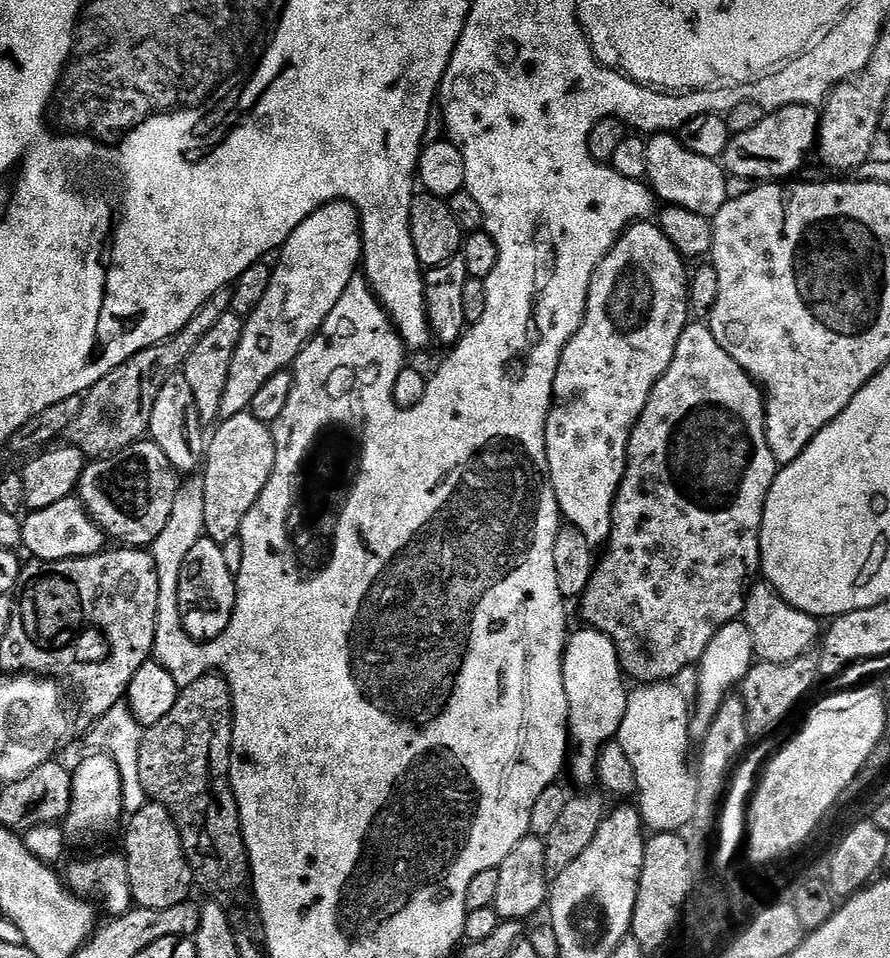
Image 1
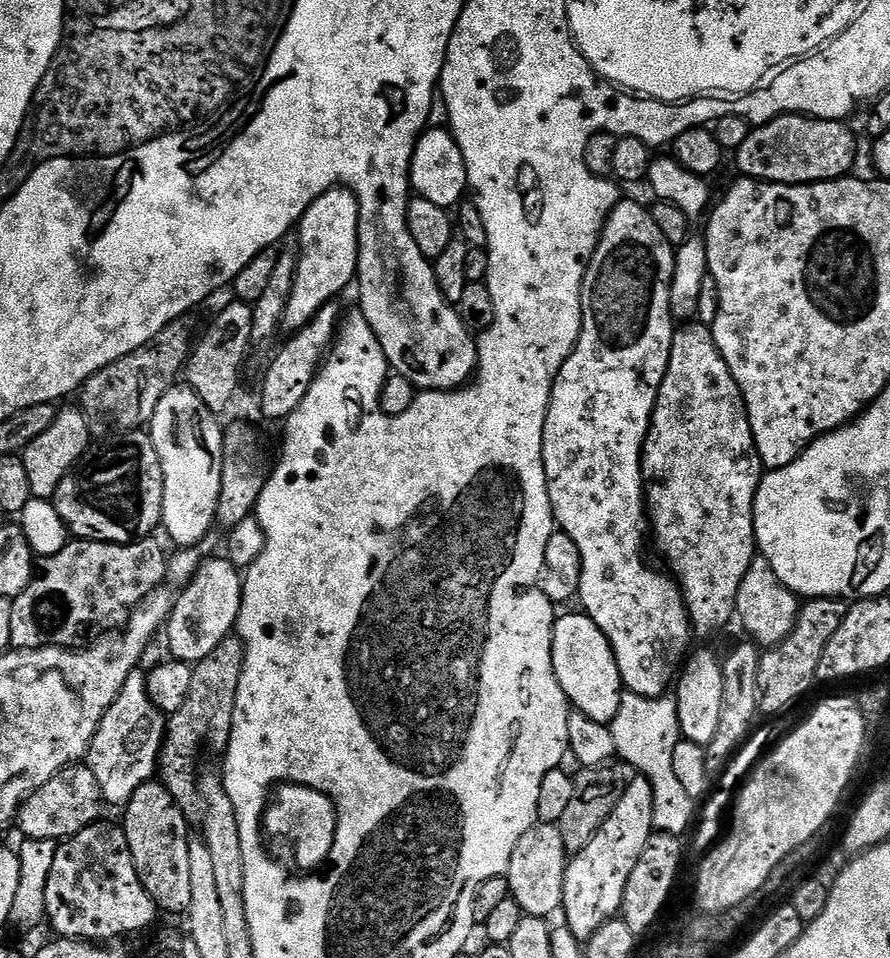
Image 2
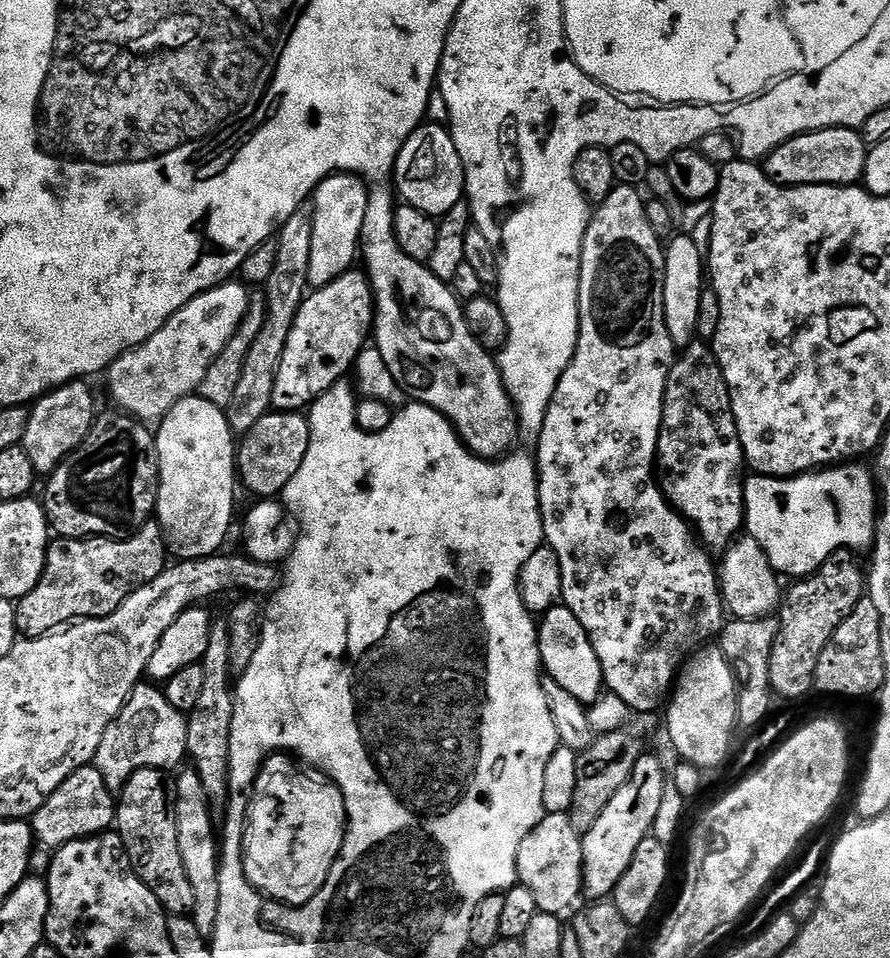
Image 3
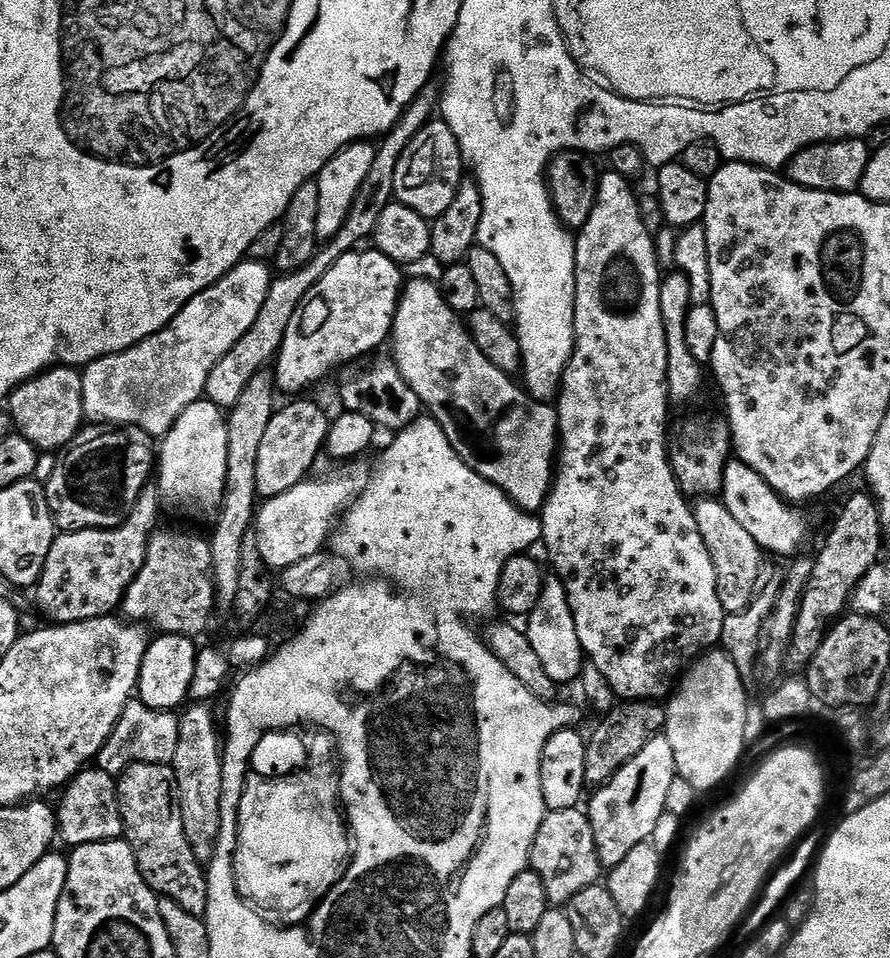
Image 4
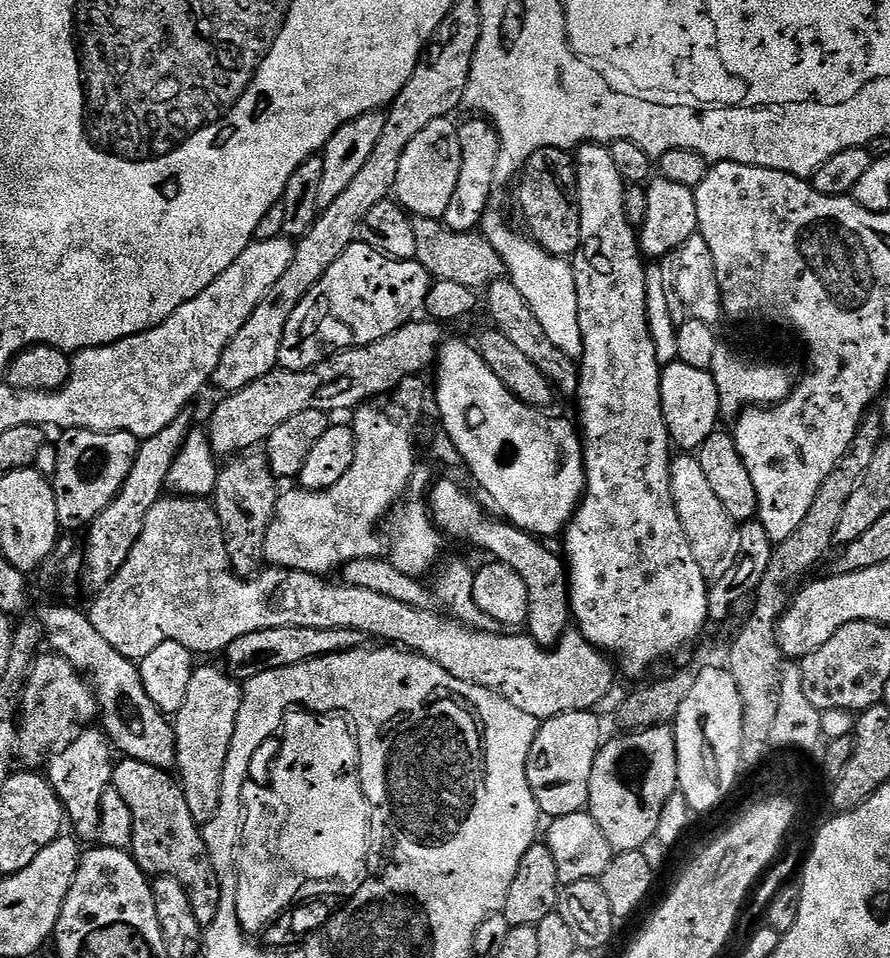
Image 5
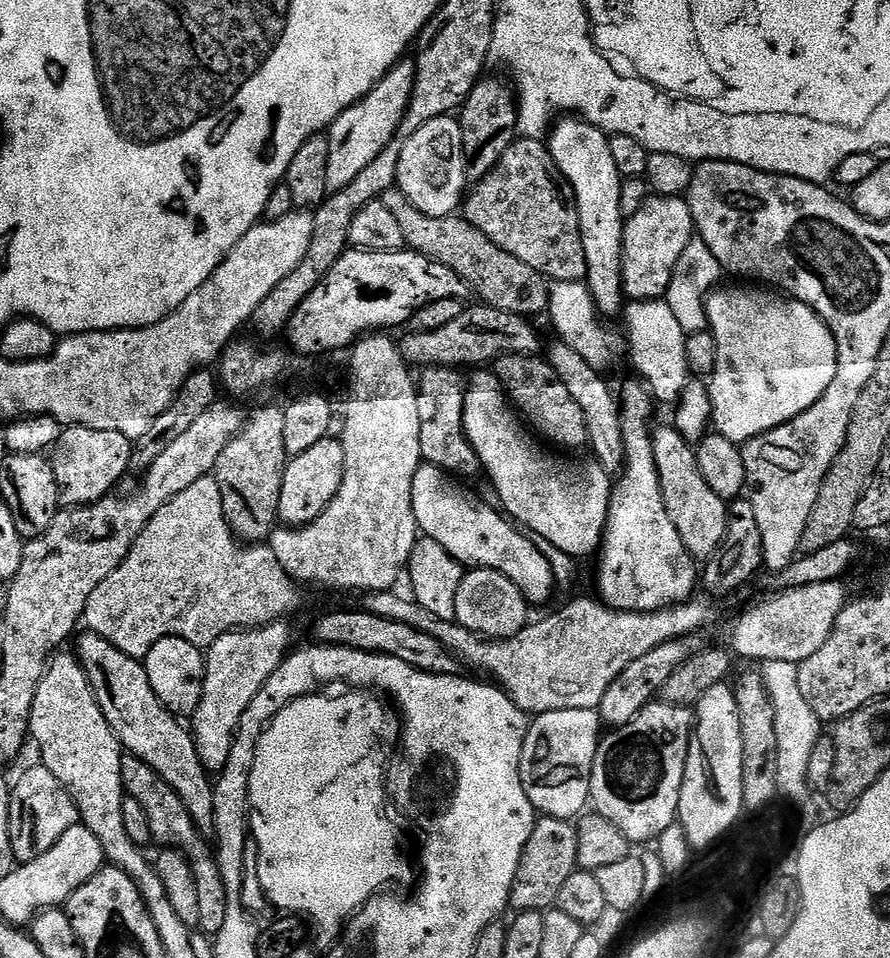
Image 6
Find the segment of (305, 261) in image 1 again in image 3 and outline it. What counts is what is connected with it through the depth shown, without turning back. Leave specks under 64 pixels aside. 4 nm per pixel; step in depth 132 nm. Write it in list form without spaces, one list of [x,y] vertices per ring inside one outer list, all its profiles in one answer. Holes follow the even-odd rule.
[[[333,174],[316,187],[314,193],[314,242],[310,246],[308,283],[313,289],[324,288],[334,278],[349,271],[358,260],[362,222],[368,209],[368,189],[359,176]]]

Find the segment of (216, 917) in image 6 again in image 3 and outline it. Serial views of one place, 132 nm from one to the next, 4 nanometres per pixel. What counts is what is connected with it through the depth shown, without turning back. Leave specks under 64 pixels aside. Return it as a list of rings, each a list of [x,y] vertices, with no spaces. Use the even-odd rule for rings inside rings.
[[[162,768],[138,770],[118,793],[115,831],[124,844],[132,870],[158,898],[168,916],[191,916],[194,910],[194,889],[182,866],[178,851],[178,822],[176,821],[176,785],[173,777]]]

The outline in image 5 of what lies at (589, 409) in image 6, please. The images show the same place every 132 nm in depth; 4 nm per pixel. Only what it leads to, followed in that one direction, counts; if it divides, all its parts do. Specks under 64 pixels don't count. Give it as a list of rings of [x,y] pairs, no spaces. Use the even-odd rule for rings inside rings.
[[[501,278],[488,285],[486,295],[488,295],[488,316],[492,319],[489,321],[494,327],[502,334],[506,334],[506,338],[510,338],[510,343],[525,358],[530,358],[530,362],[534,362],[534,366],[538,366],[538,370],[542,370],[542,374],[546,374],[546,378],[559,395],[561,392],[564,396],[579,397],[579,363],[573,357],[562,354],[562,350],[558,350],[558,346],[554,346],[554,342],[550,342],[546,330],[542,330],[541,324],[538,323],[534,310],[530,310],[530,302],[526,302],[526,298],[522,298],[518,286],[514,286],[512,280]]]

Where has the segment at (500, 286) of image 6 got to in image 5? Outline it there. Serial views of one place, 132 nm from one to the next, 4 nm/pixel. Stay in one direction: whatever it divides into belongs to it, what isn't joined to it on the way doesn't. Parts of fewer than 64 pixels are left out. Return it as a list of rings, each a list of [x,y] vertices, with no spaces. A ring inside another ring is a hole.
[[[425,216],[415,217],[412,225],[418,238],[415,260],[436,280],[459,282],[473,290],[484,290],[505,275],[506,269],[502,258],[498,258],[498,250],[494,250],[494,246],[490,246],[488,239],[479,231],[455,232],[445,226],[443,219]]]

